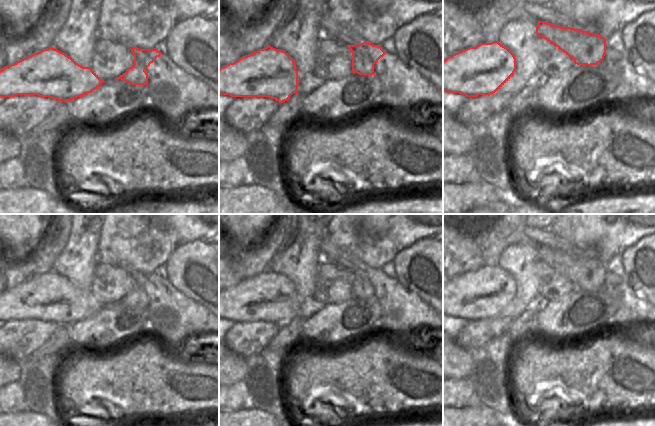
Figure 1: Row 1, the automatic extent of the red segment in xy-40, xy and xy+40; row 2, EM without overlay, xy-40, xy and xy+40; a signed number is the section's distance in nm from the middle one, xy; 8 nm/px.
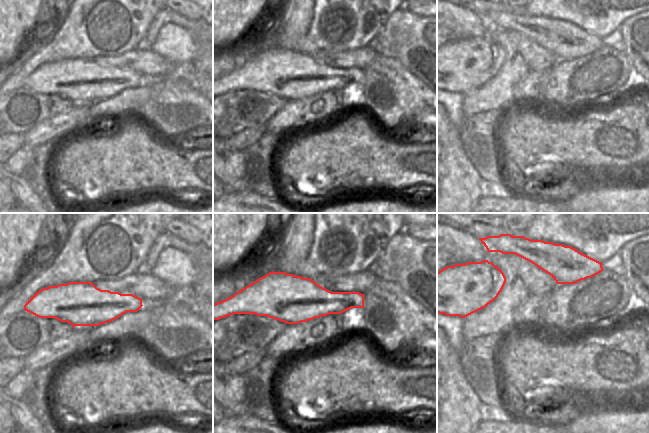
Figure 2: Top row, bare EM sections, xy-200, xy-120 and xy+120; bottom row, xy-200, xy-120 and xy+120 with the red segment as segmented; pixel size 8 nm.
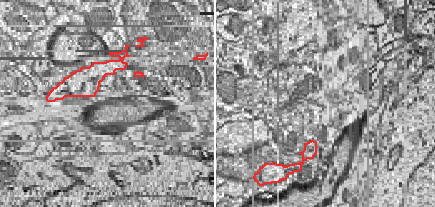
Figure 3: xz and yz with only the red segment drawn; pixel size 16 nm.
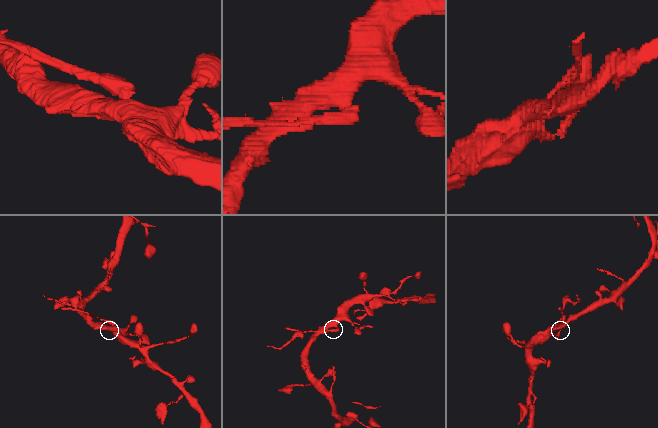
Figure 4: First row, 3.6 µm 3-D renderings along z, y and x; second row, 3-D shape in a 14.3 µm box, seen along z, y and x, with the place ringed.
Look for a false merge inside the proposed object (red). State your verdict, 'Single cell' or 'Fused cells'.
Fused cells

